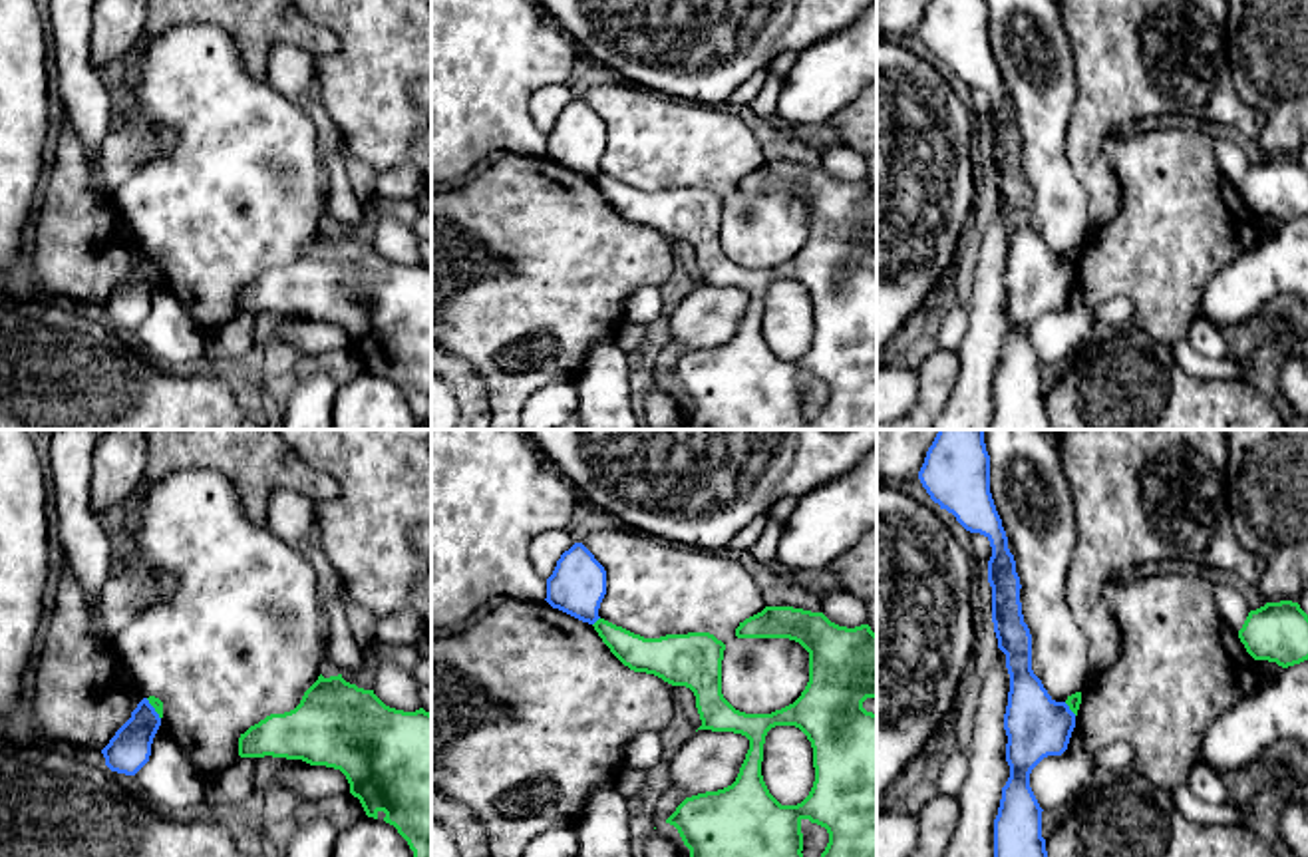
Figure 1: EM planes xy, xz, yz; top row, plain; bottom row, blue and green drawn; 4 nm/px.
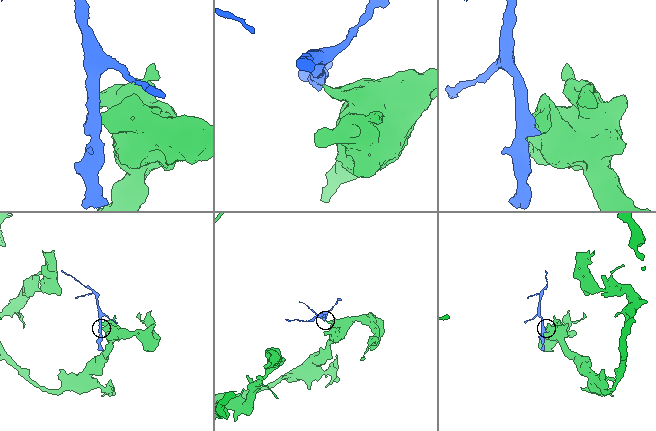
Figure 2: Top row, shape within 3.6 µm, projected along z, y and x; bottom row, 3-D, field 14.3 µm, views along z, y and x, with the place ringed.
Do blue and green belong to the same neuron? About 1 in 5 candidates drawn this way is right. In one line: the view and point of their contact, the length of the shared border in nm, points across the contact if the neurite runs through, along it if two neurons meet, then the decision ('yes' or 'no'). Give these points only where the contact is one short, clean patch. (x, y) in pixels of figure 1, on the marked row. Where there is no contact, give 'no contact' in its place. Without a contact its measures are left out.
meets blue in yz at (1068, 708); contact 80 nm long; border along yz (1064, 702), (1076, 714); no

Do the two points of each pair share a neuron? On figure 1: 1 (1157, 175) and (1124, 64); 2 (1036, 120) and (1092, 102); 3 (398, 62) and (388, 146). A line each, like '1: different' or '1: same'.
1: different
2: different
3: same

